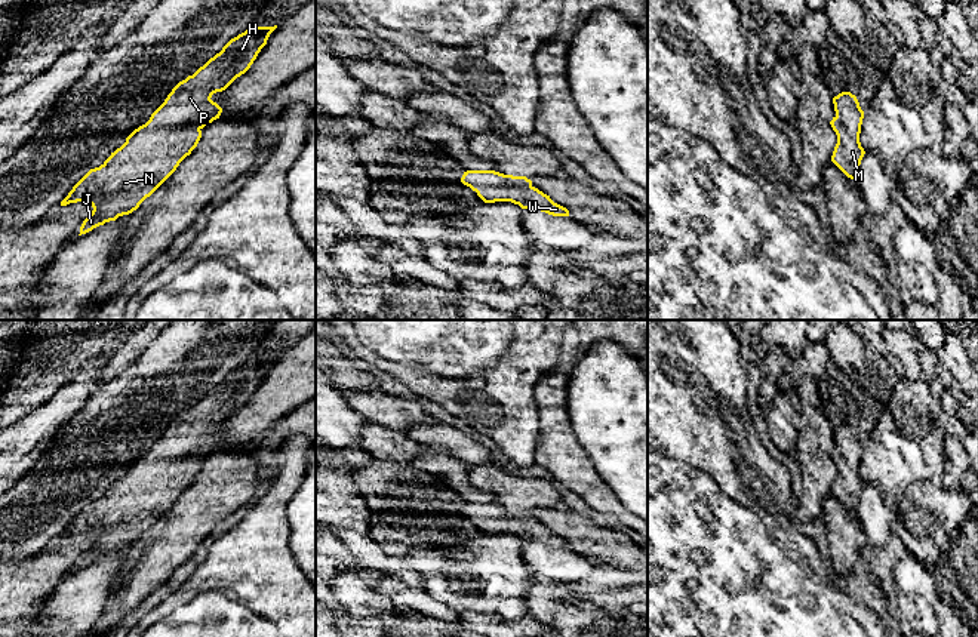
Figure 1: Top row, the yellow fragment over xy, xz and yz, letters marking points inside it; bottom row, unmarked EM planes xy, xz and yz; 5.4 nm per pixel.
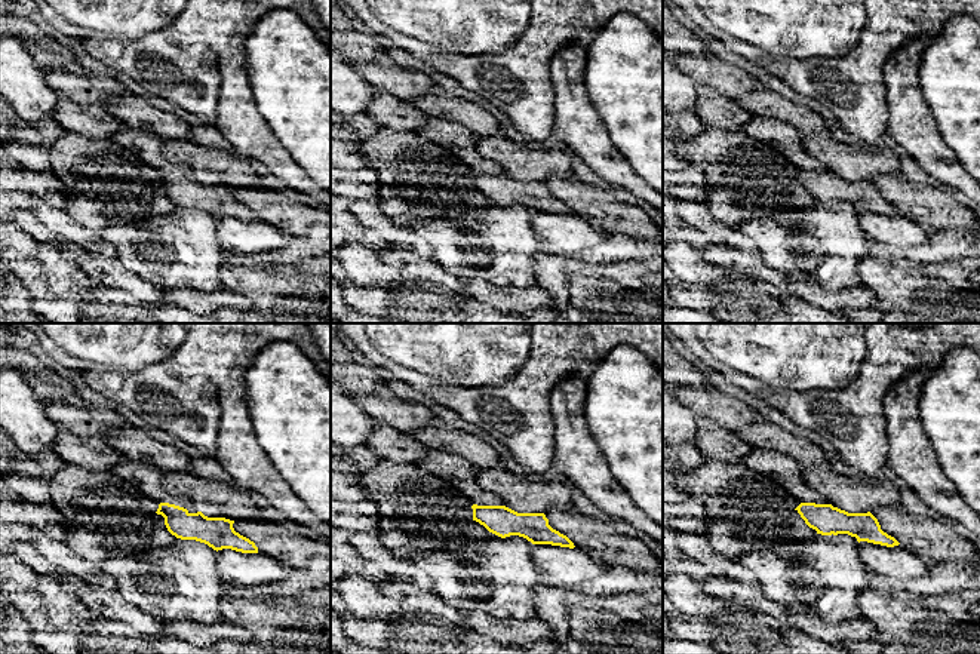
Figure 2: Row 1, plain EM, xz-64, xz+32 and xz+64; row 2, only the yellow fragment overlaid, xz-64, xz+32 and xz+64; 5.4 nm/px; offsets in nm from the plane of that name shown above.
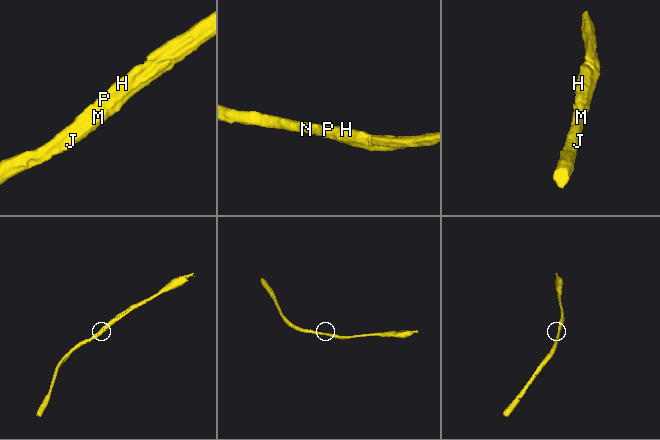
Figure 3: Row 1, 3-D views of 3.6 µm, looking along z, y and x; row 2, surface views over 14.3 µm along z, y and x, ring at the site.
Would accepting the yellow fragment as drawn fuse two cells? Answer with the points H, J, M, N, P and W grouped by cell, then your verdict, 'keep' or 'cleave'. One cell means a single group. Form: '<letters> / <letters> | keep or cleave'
H J M N P W | keep

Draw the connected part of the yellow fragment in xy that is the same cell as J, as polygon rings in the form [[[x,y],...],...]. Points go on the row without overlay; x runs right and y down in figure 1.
[[[249,358],[244,364],[231,370],[219,385],[210,390],[193,407],[179,413],[164,434],[151,446],[150,452],[135,461],[126,474],[95,501],[90,501],[61,533],[61,538],[86,533],[93,542],[83,553],[80,566],[86,566],[105,554],[129,547],[150,529],[191,486],[202,470],[202,461],[219,450],[222,440],[210,430],[225,422],[237,409],[244,406],[261,381],[267,376],[274,358]]]

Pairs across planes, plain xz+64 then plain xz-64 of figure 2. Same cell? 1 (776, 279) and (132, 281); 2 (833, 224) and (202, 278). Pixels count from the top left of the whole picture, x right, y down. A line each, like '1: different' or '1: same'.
1: same
2: same

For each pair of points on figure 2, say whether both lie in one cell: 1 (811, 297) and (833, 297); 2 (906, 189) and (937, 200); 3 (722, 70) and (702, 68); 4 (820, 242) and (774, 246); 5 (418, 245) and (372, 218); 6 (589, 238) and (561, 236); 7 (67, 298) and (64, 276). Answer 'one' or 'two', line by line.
1: one
2: one
3: one
4: one
5: one
6: one
7: two

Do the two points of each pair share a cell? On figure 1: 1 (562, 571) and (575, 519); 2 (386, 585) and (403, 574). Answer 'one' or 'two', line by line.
1: two
2: two

